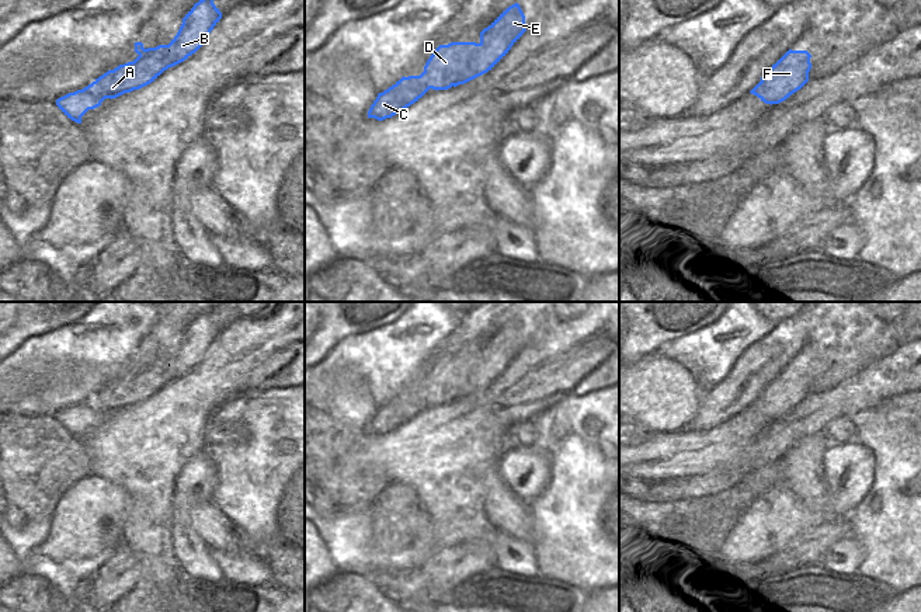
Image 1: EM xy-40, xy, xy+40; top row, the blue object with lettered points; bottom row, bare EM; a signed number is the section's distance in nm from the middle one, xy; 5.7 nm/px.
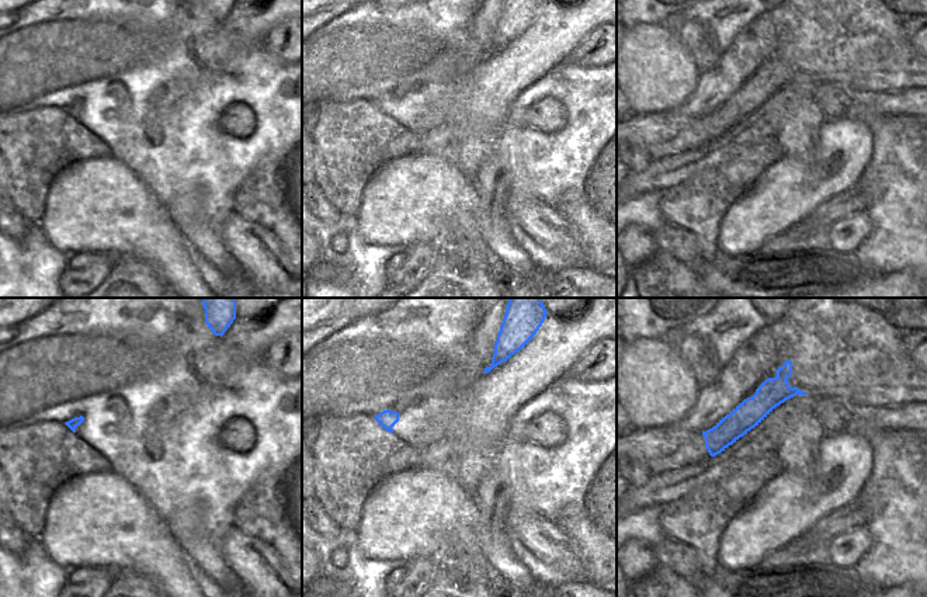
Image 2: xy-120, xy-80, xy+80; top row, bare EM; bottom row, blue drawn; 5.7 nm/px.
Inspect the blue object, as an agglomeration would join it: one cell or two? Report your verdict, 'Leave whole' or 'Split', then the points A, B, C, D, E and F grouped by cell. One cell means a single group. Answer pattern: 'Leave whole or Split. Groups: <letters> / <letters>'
Split. Groups: A C D / B E F.

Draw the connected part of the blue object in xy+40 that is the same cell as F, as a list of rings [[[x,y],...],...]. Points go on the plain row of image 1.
[[[790,364],[750,407],[771,420],[785,415],[809,396],[810,372],[807,365]]]

